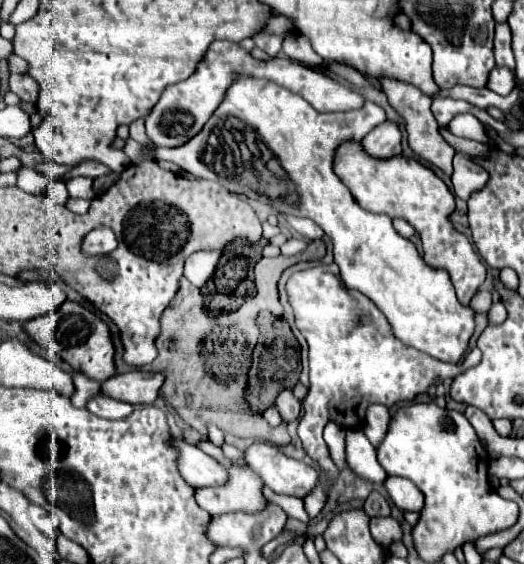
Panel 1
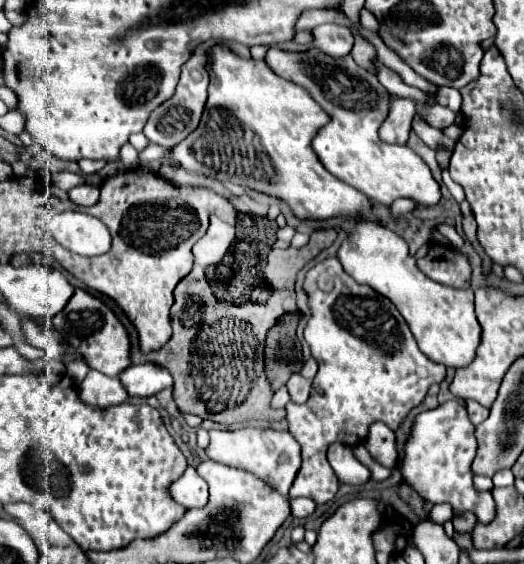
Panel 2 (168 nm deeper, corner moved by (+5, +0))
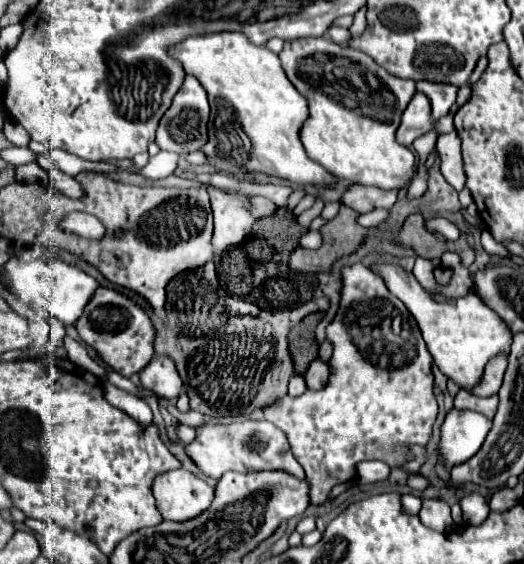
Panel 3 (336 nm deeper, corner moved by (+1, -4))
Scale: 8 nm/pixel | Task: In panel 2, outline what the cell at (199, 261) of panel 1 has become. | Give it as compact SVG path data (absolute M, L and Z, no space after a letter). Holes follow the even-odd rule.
M211 217L211 225L207 229L207 235L195 243L193 247L193 257L195 263L201 267L215 265L223 259L227 253L231 241L235 239L235 227L225 225L221 219Z

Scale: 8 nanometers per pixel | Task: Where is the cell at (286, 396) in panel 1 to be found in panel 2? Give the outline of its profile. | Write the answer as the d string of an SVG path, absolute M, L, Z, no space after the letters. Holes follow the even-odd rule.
M299 373L293 375L293 377L287 381L289 397L291 397L293 403L305 403L307 397L309 397L309 387L311 387L311 381L309 381L309 379L303 379Z

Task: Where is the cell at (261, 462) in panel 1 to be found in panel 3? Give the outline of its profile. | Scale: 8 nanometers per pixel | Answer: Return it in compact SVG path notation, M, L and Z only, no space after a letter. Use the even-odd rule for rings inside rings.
M249 419L249 421L239 421L229 425L205 423L195 427L195 431L197 431L197 437L189 445L185 445L185 453L199 467L199 471L203 471L207 477L213 477L215 481L219 481L225 471L249 473L249 471L285 469L295 477L305 477L301 465L295 461L289 449L285 433L269 421Z

